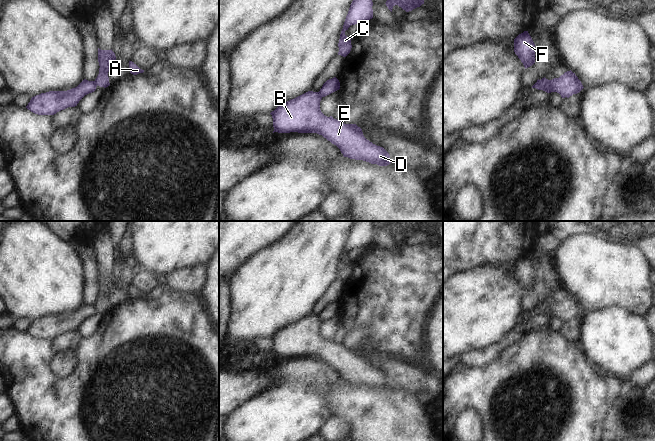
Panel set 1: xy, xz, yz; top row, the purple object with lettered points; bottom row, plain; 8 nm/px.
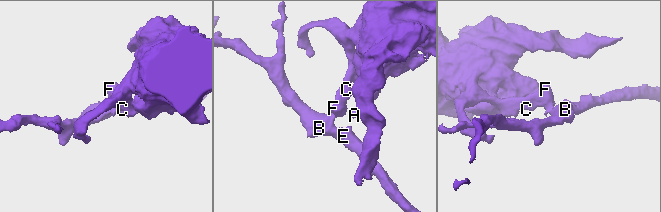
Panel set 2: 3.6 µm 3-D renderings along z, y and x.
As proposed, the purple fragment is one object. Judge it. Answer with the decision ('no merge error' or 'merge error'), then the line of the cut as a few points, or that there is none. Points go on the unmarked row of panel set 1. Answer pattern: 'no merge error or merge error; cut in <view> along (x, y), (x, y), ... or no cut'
merge error; cut in xz along (318, 316), (322, 320)

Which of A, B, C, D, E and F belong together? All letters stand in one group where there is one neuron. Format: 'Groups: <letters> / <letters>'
Groups: A C F / B D E

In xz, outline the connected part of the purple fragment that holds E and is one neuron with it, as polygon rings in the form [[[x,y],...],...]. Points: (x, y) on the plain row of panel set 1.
[[[308,315],[279,329],[270,337],[273,342],[273,357],[317,357],[336,369],[344,381],[363,384],[379,390],[387,390],[391,387],[389,377],[383,371],[367,364],[363,359],[362,353],[356,348],[344,348],[332,340],[325,340],[320,334],[321,323],[322,320],[319,316]]]

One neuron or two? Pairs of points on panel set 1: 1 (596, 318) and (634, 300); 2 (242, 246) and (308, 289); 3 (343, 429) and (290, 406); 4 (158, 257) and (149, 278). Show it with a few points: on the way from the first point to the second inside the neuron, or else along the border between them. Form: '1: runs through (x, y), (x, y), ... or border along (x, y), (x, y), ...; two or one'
1: border along (595, 310), (621, 307), (640, 316); two
2: border along (275, 242), (256, 251), (237, 269); two
3: border along (332, 416), (318, 430); two
4: border along (141, 268), (152, 271), (161, 278); two

